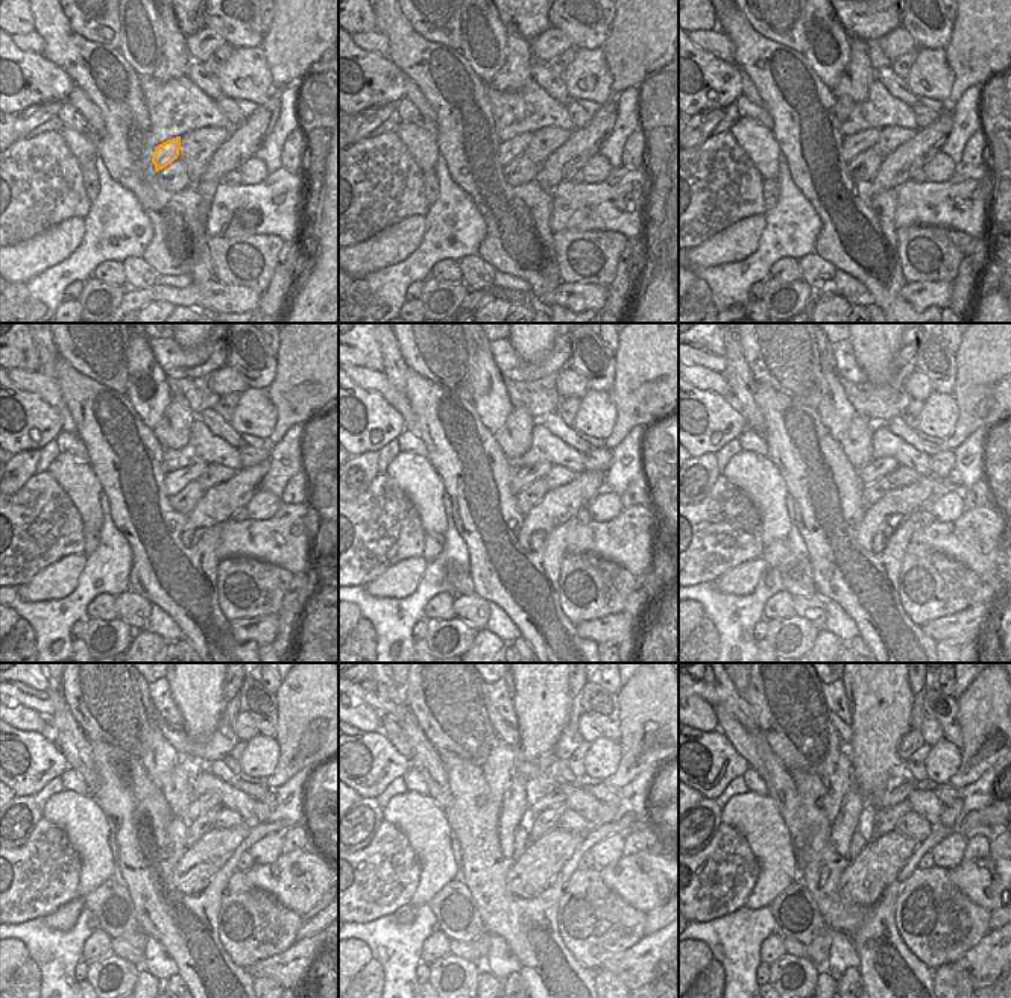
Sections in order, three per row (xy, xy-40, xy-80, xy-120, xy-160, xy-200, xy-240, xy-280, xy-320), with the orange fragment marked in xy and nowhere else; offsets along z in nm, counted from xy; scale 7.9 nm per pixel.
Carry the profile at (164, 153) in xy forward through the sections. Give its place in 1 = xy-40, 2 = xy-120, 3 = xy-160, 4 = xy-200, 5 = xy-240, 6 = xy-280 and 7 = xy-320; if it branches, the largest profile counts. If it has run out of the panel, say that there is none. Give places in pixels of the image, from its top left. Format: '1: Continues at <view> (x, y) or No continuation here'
1: Continues at xy-40 (509, 150)
2: Continues at xy-120 (176, 481)
3: Continues at xy-160 (521, 478)
4: Continues at xy-200 (878, 467)
5: Continues at xy-240 (199, 806)
6: Continues at xy-280 (539, 803)
7: Continues at xy-320 (900, 789)

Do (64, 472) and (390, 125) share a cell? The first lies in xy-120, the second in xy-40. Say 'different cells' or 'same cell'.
different cells

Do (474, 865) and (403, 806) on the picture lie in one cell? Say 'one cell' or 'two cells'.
two cells

